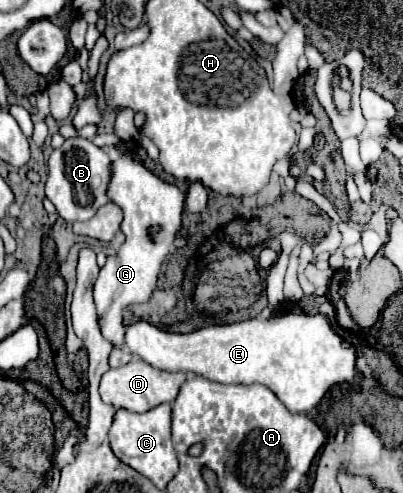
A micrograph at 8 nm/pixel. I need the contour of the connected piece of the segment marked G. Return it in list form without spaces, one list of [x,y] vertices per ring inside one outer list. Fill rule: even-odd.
[[[123,155],[113,161],[113,177],[109,187],[109,199],[123,209],[121,233],[125,241],[121,247],[107,257],[105,267],[101,267],[99,277],[95,281],[93,299],[99,317],[101,335],[113,345],[123,347],[123,309],[131,303],[147,303],[153,295],[159,267],[165,261],[173,237],[181,227],[181,213],[185,209],[185,193],[179,191],[177,185],[165,183],[147,171],[141,163]],[[157,229],[155,233],[151,233]]]

